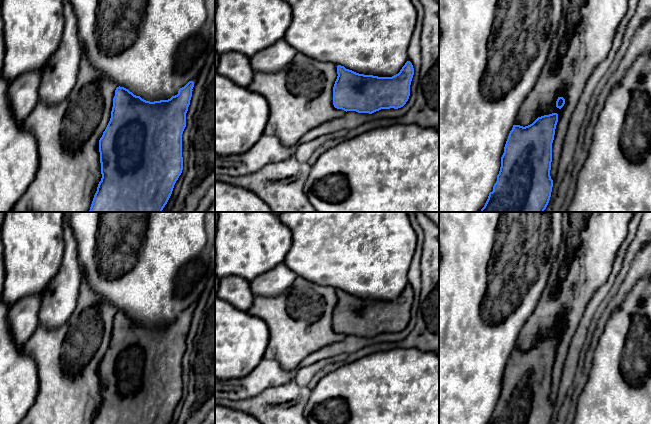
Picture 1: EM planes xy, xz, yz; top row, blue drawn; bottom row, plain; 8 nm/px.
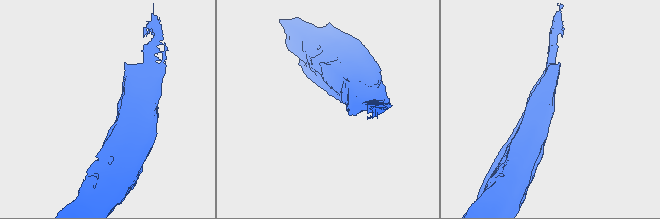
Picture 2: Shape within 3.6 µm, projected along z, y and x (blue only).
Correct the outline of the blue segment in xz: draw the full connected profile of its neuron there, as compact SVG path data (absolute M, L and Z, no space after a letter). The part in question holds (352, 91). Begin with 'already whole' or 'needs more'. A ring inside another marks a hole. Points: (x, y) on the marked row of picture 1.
already whole; M407 61L400 72L392 77L378 77L364 75L346 69L344 66L337 66L337 79L333 87L333 105L344 111L356 111L358 113L372 114L381 109L398 109L403 107L410 96L410 85L414 75L414 68L410 61Z

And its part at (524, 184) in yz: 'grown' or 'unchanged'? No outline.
unchanged

